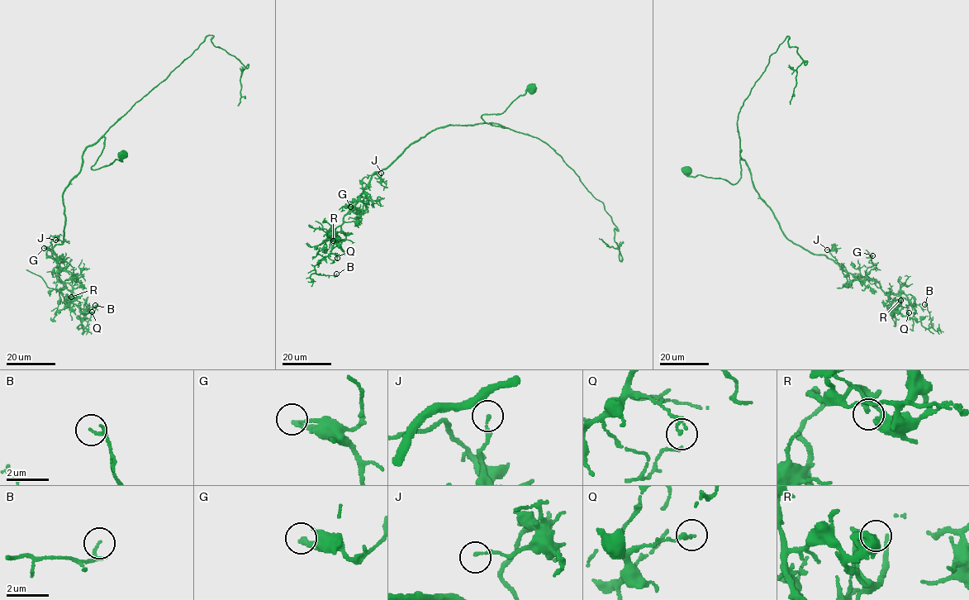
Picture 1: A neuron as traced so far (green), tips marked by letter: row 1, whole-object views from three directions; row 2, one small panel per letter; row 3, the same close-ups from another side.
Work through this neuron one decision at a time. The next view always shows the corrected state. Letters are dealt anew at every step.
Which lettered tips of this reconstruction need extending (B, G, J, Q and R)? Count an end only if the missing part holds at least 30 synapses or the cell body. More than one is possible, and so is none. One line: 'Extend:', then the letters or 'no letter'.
Extend: no letter

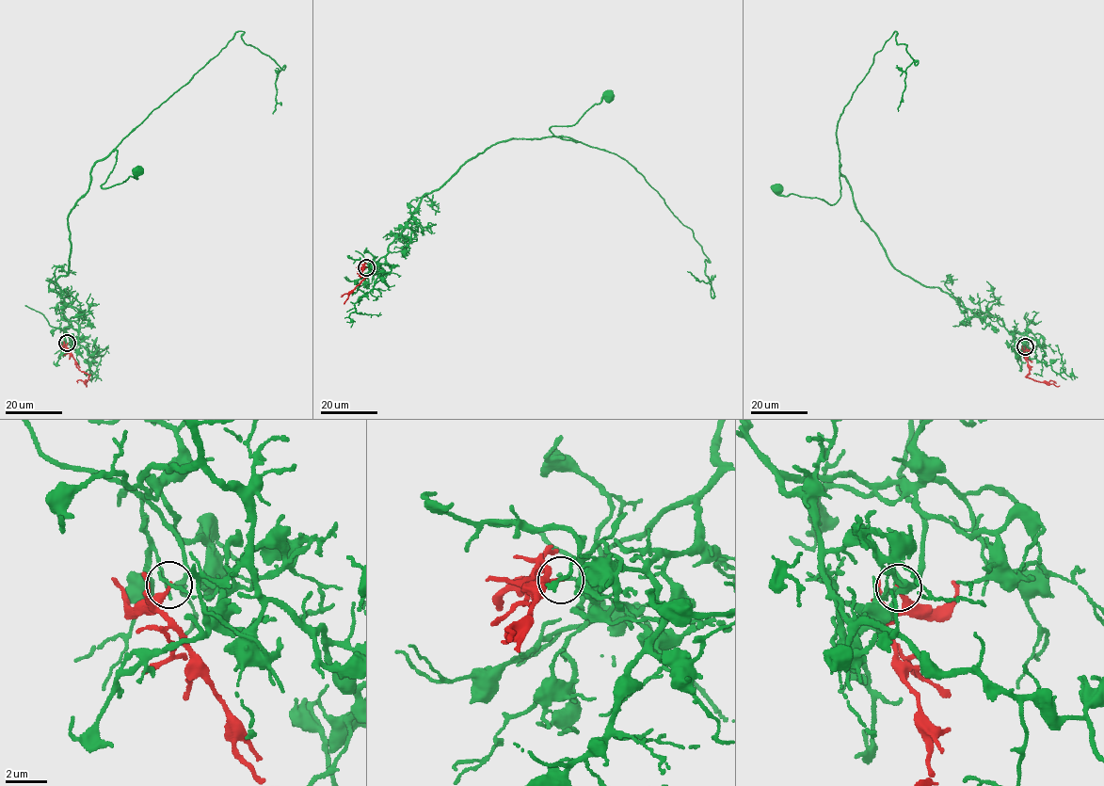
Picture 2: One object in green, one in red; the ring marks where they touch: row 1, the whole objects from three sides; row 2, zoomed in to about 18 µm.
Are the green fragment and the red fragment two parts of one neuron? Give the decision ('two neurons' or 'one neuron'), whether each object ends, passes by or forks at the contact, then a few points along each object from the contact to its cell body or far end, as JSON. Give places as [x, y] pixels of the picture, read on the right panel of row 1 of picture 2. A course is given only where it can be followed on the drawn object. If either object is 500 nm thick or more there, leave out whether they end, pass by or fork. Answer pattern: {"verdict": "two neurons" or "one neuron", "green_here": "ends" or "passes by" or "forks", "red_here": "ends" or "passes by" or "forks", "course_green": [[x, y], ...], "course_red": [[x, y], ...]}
{"verdict": "two neurons", "green_here": "ends", "red_here": "ends", "course_green": [[1025, 347], [1020, 352], [1000, 319], [895, 267], [840, 165], [833, 204], [776, 189]], "course_red": [[1025, 347], [1028, 376], [1056, 383]]}

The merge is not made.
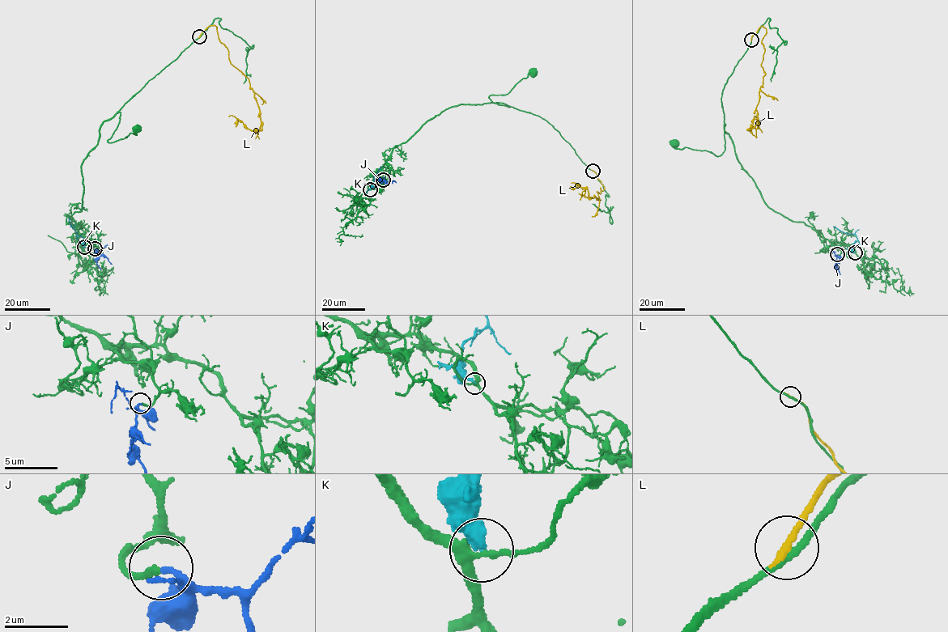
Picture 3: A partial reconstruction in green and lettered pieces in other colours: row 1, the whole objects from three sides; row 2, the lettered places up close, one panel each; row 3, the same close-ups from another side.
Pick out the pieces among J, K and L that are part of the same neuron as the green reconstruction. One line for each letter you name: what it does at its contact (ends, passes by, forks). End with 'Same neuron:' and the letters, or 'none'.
J: it ends
Same neuron: J

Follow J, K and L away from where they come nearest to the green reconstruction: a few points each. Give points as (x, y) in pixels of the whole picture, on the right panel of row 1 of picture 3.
J: (837, 254), (835, 263), (840, 274)
K: (855, 252), (852, 249), (857, 239), (856, 235), (846, 234), (833, 226)
L: (751, 39), (758, 28), (766, 29), (757, 127), (750, 129), (753, 119), (758, 126)

